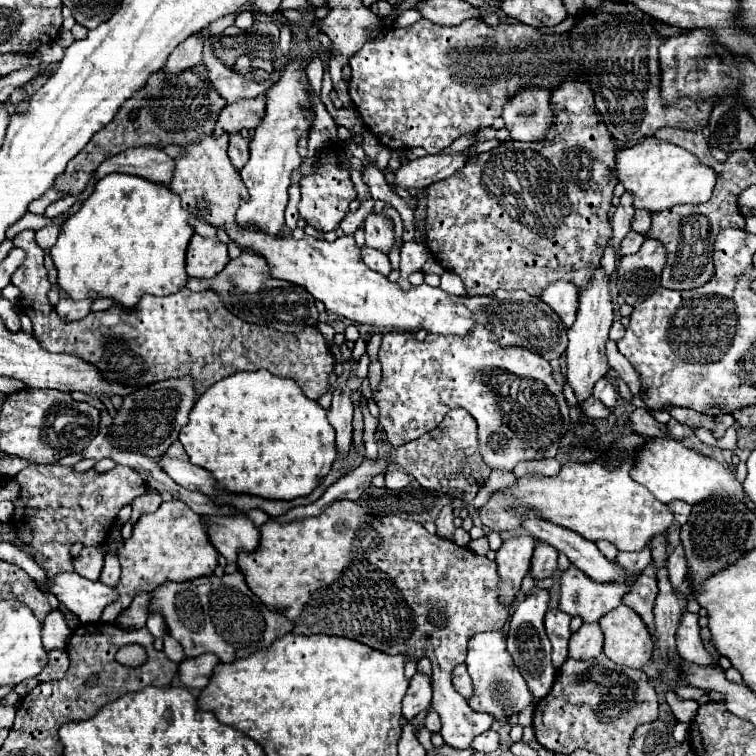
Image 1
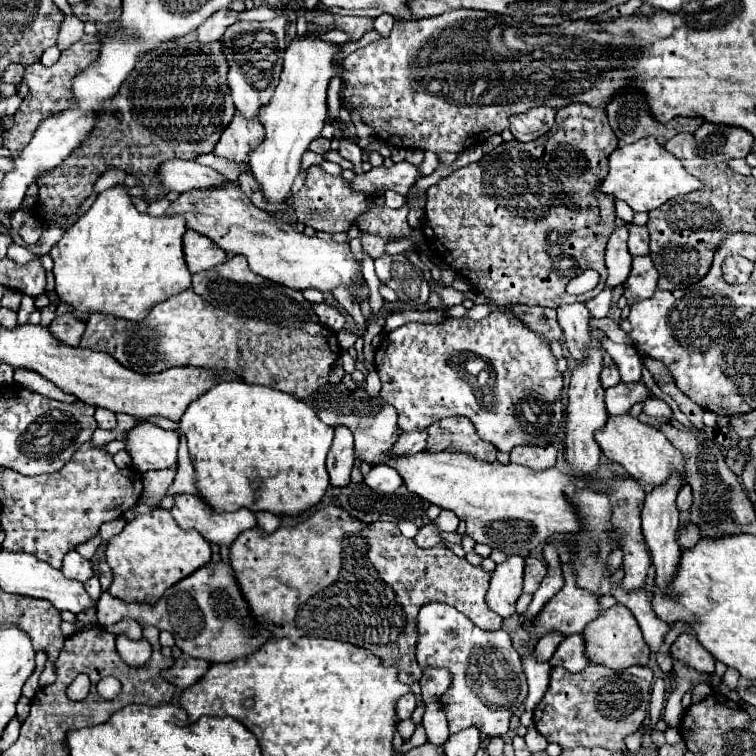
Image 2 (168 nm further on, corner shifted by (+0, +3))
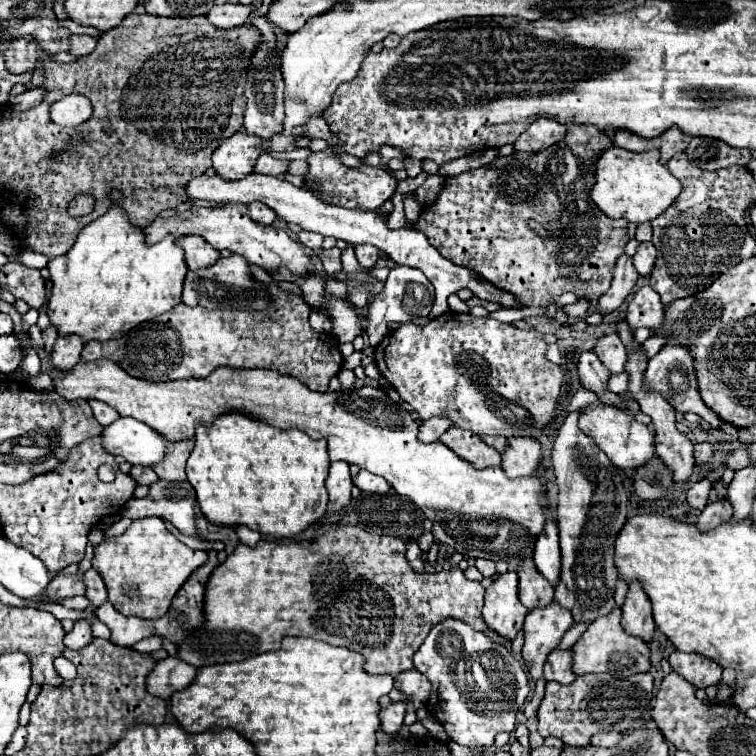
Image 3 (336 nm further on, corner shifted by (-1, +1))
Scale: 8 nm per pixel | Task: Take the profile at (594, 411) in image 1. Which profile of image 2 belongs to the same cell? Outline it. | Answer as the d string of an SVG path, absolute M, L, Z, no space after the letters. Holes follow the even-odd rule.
M617 383L605 389L605 405L609 415L625 415L631 411L633 405L643 403L651 397L645 383Z

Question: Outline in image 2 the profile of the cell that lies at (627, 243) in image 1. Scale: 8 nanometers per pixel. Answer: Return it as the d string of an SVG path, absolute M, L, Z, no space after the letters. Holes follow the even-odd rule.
M629 225L629 253L633 257L639 255L649 255L649 231L647 227L639 225Z

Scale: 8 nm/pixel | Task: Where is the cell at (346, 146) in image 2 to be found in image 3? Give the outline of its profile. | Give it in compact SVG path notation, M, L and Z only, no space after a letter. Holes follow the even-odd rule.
M312 117L312 119L304 125L304 135L306 135L306 137L314 137L314 139L324 139L328 145L334 145L334 147L340 145L338 135L330 131L328 123L326 123L322 117L318 117L318 119Z

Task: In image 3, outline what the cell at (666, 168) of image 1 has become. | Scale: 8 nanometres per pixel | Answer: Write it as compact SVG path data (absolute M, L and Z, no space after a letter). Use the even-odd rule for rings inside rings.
M610 147L596 163L596 183L590 191L590 199L612 219L624 217L634 223L644 223L656 219L664 209L668 209L680 191L682 183L668 173L666 165L660 163L658 149L632 153L620 147Z

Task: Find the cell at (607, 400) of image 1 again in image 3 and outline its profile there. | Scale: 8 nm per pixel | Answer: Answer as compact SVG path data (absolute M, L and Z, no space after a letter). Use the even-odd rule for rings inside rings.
M608 333L602 339L598 339L594 353L598 355L598 359L604 363L604 367L616 375L622 373L628 361L628 349L622 345L620 337L615 333Z

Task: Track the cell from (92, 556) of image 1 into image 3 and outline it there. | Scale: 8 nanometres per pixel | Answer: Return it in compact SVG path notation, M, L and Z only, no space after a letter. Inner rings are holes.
M76 571L72 575L56 575L46 593L50 595L50 601L58 601L62 597L74 597L74 595L84 595L86 593L86 585L82 583L82 571Z

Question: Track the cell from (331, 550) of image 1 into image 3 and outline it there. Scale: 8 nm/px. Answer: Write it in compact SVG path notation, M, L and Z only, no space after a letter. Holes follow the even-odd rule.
M358 525L330 529L316 541L278 543L262 539L256 547L240 543L234 553L214 569L206 585L206 629L196 631L196 637L180 643L178 657L198 669L214 663L234 663L266 651L276 651L282 637L296 635L358 651L366 657L364 669L368 673L388 673L396 677L402 671L414 669L414 653L434 623L444 617L458 617L476 631L486 631L488 625L482 621L484 591L482 583L466 579L462 569L432 575L416 573L406 559L404 539L376 535Z

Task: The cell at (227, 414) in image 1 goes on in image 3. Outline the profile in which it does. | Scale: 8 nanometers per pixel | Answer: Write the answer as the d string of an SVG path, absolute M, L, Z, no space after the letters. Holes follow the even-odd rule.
M222 413L212 423L196 423L194 449L188 457L186 475L196 489L202 515L214 525L248 525L254 531L272 535L276 539L292 537L304 531L326 513L328 491L324 487L330 459L326 439L312 439L298 429L278 429L246 413Z

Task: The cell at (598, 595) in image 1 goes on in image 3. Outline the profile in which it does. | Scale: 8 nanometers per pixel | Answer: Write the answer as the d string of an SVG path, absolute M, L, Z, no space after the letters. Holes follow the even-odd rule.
M556 601L546 607L532 609L524 621L524 647L522 659L530 663L530 675L534 679L542 677L542 667L552 649L558 647L564 633L574 627L574 617L568 609L562 609Z

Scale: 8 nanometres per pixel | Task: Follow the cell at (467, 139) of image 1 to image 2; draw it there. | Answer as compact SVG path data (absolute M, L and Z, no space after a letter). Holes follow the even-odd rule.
M425 151L425 157L423 163L419 166L419 172L421 177L432 174L439 165L439 159L436 153Z

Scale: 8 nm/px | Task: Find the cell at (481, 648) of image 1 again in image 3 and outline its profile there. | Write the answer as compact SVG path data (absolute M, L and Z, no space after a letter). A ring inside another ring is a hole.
M448 617L430 629L414 653L416 669L430 679L432 695L428 709L442 723L448 737L466 747L488 747L500 731L514 731L516 711L530 693L522 663L510 649L494 643L484 633L470 629L464 621Z

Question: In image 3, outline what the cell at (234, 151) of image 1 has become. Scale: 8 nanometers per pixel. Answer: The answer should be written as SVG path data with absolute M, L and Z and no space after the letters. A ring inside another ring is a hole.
M252 201L252 203L248 205L248 215L250 215L254 221L264 223L264 225L272 225L274 219L276 219L276 213L274 213L268 205L264 205L264 203L260 203L260 201Z

